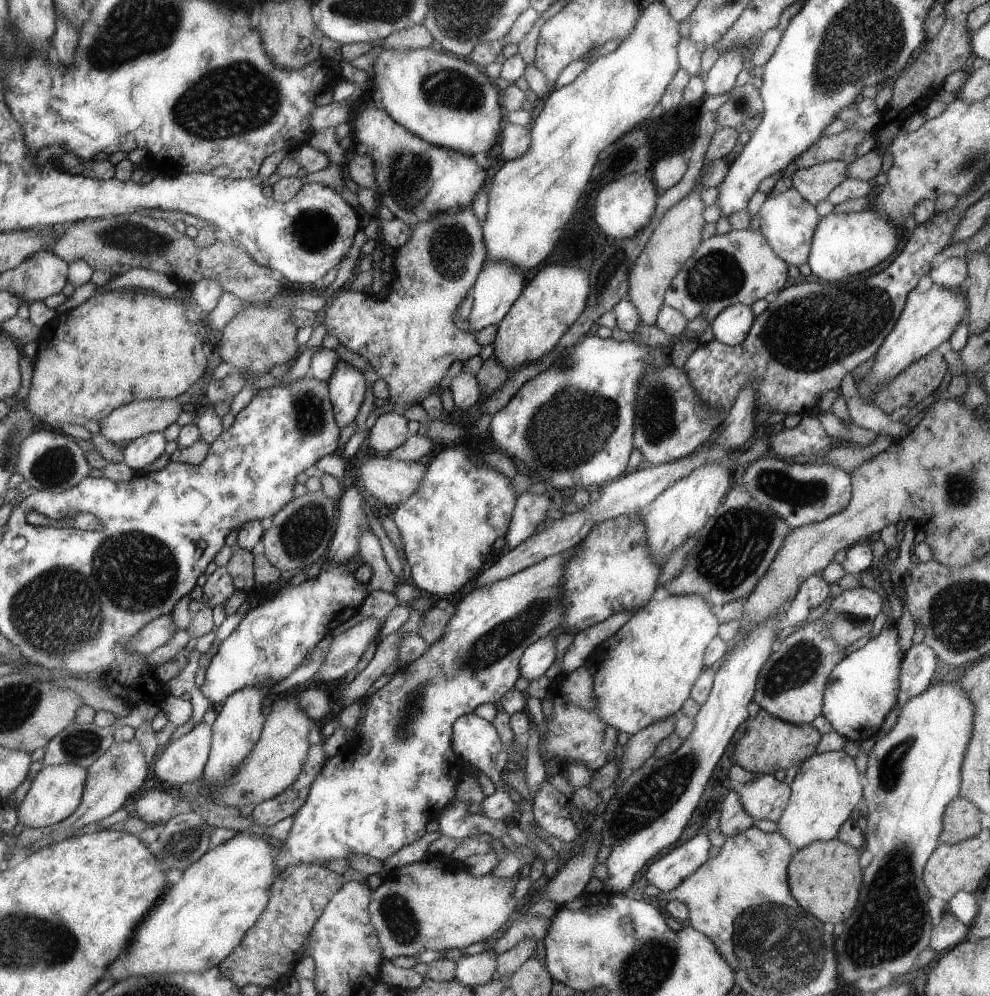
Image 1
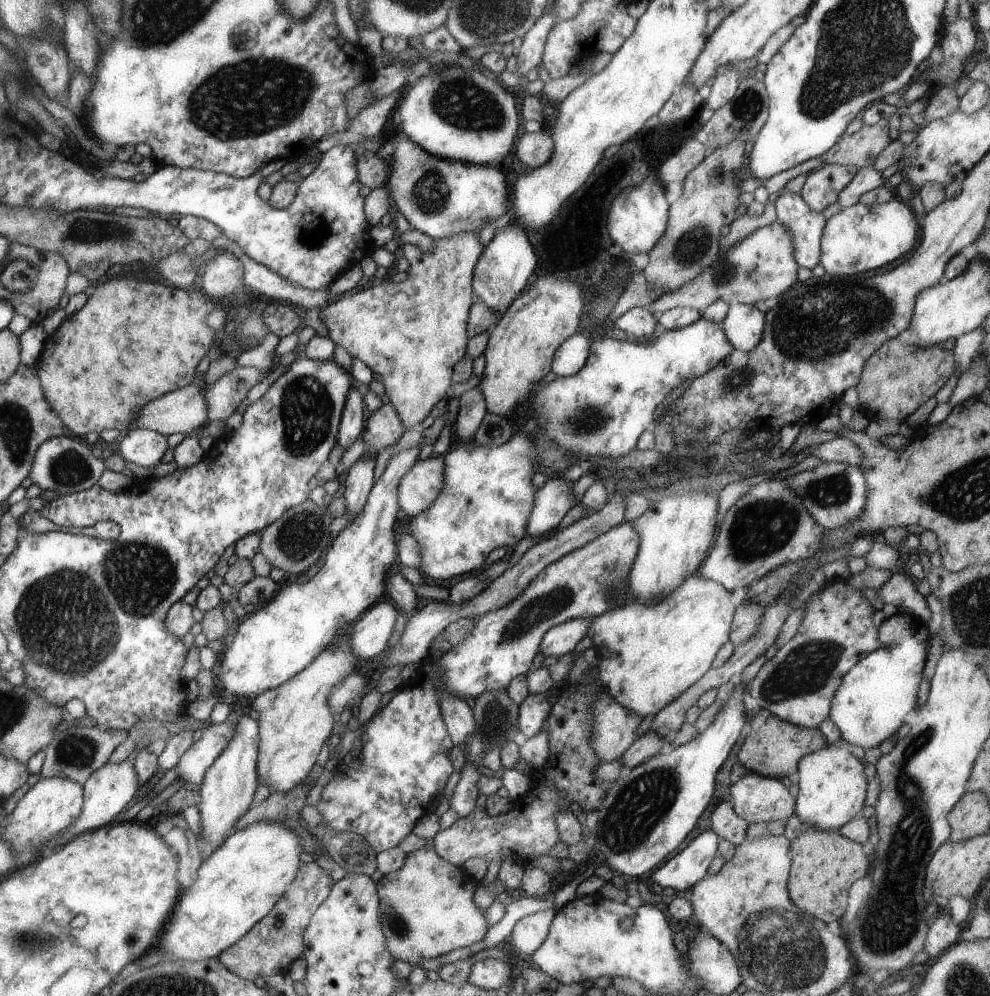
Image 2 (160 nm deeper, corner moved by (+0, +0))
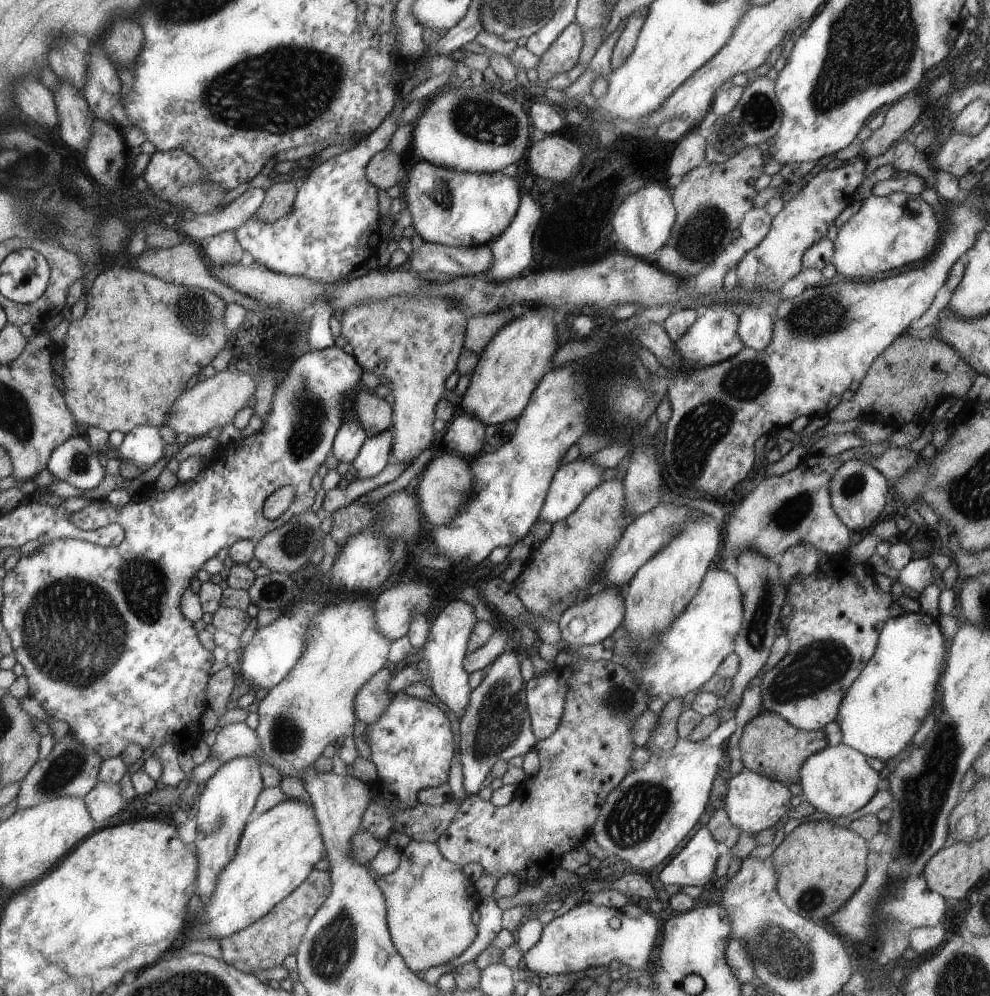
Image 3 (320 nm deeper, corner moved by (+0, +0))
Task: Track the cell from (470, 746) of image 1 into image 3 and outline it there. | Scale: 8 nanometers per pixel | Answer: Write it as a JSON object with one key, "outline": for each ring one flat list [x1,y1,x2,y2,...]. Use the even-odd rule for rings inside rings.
{"outline":[[457,598,448,602,448,605,440,610,440,614,434,618,434,622,430,626,428,642,414,656,415,660,420,659,428,662,426,673,429,676,432,692,442,704,446,704,450,710,455,711,457,716,461,714,463,708,466,708,470,700,469,674,464,670,463,662,466,655,469,654,468,640,476,622,478,620,475,616,475,610,468,602]]}

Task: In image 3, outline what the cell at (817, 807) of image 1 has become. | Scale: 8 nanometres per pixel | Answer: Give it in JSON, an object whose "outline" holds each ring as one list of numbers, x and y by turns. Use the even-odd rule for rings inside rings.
{"outline":[[844,743,828,745,809,756,799,770,799,784,806,800,828,816,848,816,864,808,880,790,879,772,868,765,866,755]]}

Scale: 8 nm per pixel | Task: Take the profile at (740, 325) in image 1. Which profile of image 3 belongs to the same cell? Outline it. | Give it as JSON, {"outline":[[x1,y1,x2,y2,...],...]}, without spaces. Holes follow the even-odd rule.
{"outline":[[745,307,739,314,740,338,746,350,765,350,773,338,773,318,758,307]]}

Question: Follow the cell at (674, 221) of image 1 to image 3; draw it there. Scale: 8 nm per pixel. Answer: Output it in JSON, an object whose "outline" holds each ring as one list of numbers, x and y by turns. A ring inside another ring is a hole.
{"outline":[[756,146,742,148,736,156,722,164,710,164,706,162,702,167,694,168,683,176,682,182,674,188,674,205,677,210,676,226,669,243,654,252,651,262,665,272,677,275,682,280,688,280,692,276,701,274,716,259,719,254,726,251,733,243,733,232,741,227,741,221,754,206,754,196,758,194,754,182,760,174,764,173,764,154]]}

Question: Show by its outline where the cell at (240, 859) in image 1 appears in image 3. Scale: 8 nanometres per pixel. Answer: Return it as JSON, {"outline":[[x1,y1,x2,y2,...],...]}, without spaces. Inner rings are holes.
{"outline":[[300,799,284,800,268,812,264,812,259,818,251,819,245,831,242,832,234,859,226,864,221,875,218,876,216,890,203,902,204,917,194,918,194,921,198,922,191,925,192,940,202,940,202,938,222,940,257,923,262,916,268,915,274,906,285,900,292,892,297,891,309,879,315,870,314,866,324,859,326,852,316,810]]}

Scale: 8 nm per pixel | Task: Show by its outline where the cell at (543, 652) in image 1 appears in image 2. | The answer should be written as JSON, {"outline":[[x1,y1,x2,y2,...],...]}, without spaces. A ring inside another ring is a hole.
{"outline":[[592,619,568,620,568,622,554,626,549,632,546,632,544,639,541,641,540,651,542,656,544,658,561,658,569,652,573,652,576,644,587,636]]}

